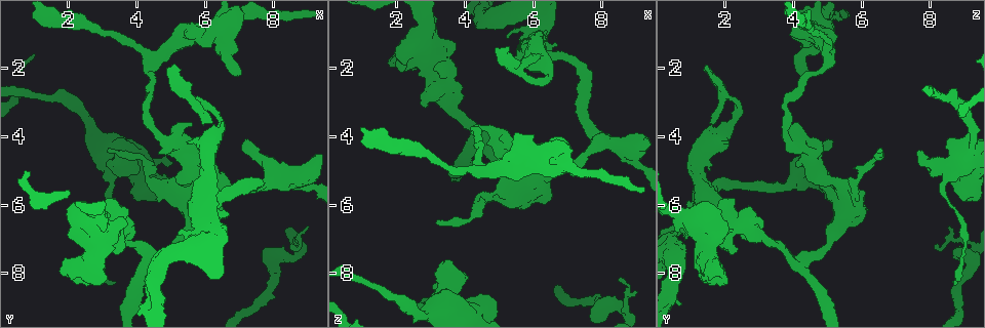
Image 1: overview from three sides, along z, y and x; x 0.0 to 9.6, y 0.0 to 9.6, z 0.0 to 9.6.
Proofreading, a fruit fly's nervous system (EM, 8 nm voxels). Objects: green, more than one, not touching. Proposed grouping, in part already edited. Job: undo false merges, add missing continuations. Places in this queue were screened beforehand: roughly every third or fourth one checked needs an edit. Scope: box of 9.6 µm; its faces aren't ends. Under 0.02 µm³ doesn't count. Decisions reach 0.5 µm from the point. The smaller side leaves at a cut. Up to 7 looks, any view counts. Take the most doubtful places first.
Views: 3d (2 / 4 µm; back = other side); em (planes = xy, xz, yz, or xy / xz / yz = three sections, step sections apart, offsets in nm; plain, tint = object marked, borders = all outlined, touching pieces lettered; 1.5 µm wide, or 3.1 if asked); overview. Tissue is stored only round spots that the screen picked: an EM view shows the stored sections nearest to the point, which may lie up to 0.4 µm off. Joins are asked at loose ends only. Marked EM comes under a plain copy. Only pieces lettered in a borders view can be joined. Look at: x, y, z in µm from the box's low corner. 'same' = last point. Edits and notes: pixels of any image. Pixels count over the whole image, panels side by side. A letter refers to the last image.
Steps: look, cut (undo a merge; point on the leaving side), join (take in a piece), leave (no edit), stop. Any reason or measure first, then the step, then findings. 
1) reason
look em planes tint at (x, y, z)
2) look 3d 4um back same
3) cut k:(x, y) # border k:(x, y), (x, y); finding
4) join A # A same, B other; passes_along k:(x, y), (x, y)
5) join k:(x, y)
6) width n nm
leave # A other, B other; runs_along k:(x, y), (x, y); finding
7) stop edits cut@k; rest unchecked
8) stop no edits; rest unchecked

an open end
look 3d 4um at (8.50, 7.20, 8.15)

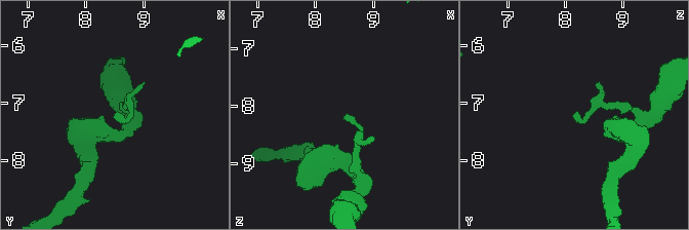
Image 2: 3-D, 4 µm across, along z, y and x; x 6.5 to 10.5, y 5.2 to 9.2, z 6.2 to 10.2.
now the EM
look em planes borders at (8.45, 7.20, 8.15)

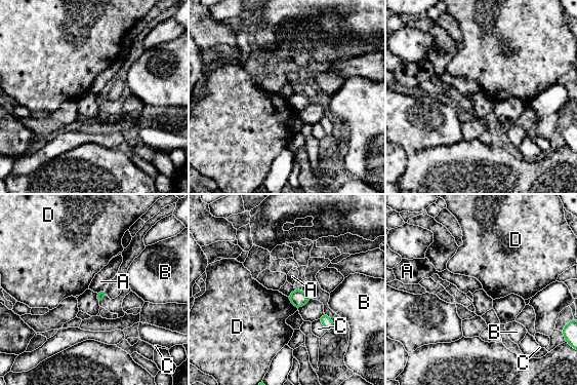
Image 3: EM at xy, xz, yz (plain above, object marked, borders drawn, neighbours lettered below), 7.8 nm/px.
leave # A other, B other, C other, D other; border 3:(287, 297), (297, 309); no lettered piece goes on from it

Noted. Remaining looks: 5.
thin neck
look em planes borders at (6.10, 4.95, 1.30)

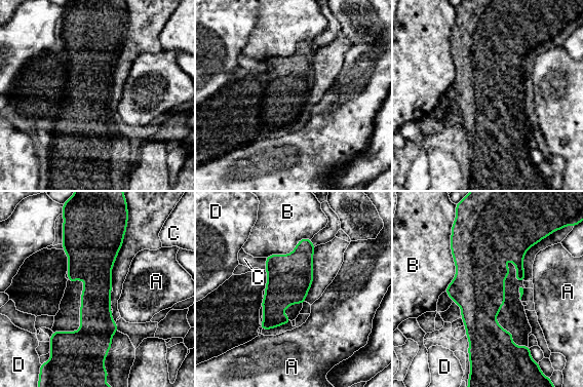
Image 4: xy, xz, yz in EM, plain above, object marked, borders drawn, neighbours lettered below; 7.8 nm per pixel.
width 240 nm
leave # A other, B other, C other, D other; border 4:(266, 258), (265, 270); one neuron here

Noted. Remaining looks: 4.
sudden change in width
look em planes borders at (3.60, 7.00, 3.20)

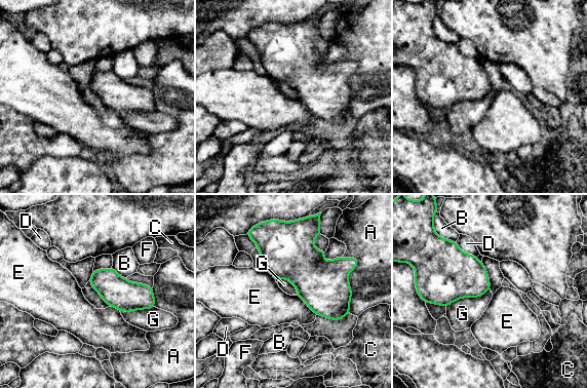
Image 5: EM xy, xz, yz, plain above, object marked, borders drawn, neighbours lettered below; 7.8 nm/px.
longest_contact A 460 nm
leave # A other, B other, C other, D other, E other, F other, G other; border 5:(112, 266), (125, 278); continuous, no second neuron

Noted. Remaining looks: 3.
stop no edits; rest unchecked

